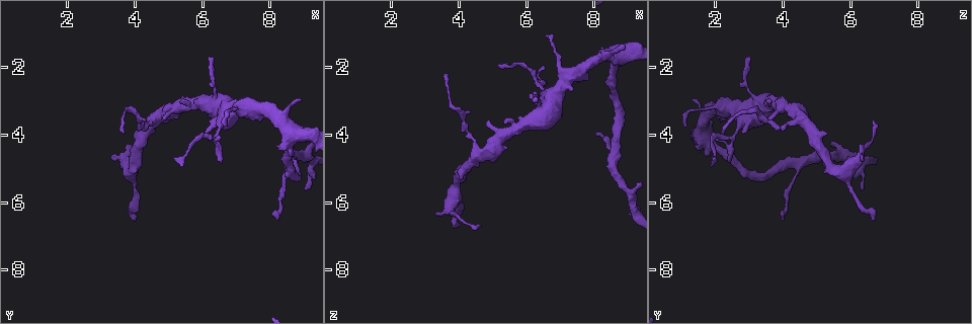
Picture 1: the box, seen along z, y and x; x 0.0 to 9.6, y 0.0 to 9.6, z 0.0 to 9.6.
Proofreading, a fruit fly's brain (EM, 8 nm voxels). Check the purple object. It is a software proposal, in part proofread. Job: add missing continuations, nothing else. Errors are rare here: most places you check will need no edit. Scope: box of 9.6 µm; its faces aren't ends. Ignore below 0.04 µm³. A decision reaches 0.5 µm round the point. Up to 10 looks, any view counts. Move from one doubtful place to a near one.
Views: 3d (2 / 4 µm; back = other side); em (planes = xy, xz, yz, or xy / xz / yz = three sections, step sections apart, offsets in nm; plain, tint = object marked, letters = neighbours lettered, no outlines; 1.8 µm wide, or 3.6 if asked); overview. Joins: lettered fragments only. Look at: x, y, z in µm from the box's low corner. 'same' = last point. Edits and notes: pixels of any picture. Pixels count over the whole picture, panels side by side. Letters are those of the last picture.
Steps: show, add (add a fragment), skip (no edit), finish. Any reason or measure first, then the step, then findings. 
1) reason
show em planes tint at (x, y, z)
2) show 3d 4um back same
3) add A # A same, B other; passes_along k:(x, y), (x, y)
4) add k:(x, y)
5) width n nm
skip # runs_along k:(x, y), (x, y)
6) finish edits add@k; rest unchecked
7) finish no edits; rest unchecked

an open end
show 3d 2um back at (8.95, 2.90, 1.35)

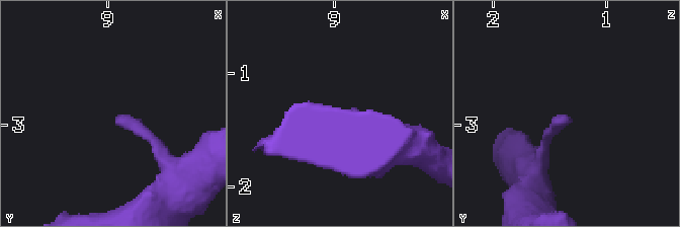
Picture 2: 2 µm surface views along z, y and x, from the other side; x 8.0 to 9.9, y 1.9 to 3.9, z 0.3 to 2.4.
show em planes letters at (8.88, 2.96, 1.30)

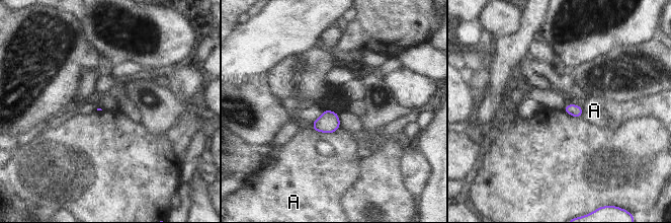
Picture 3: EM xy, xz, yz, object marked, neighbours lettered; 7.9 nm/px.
skip # A other; border 3:(311, 126), (327, 133), (339, 129); none of them fits

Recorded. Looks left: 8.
show em planes letters at (5.45, 4.90, 1.80)

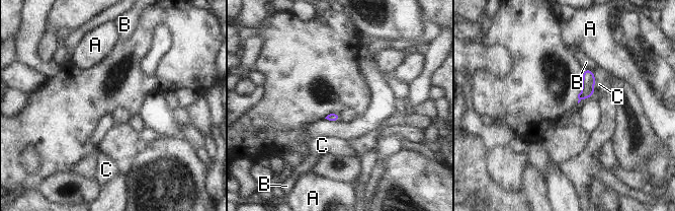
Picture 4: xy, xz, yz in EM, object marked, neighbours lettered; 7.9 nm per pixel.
longest_contact C 140 nm
skip # A other, B other, C other; border 4:(593, 71), (595, 88); none of them fits

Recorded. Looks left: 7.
an open end
show em planes letters at (4.00, 6.50, 6.65)

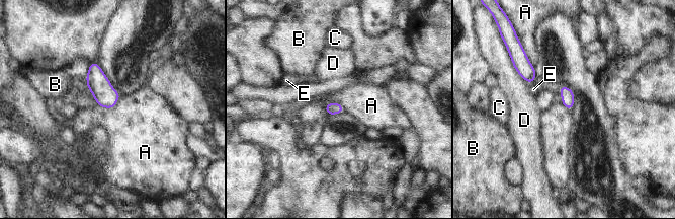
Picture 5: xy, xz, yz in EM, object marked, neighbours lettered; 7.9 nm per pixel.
longest_contact D 240 nm
skip # A other, B other, C other, D other, E other; border 5:(120, 96), (110, 108), (97, 105); no lettered fragment goes on from it

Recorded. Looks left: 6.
stops while still wide
show 3d 4um at (4.85, 3.50, 3.60)

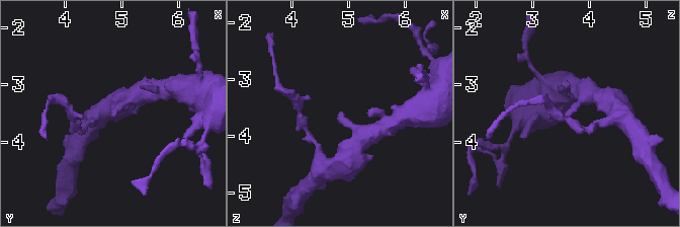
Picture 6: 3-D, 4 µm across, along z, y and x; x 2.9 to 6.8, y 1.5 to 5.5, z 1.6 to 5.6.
need the tissue
show em 3.6um planes tint at (4.90, 3.50, 3.60)

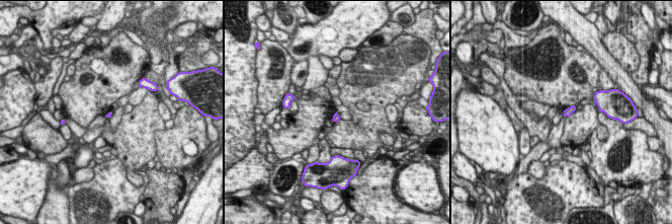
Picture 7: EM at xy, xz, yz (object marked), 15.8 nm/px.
show em 3.6um planes letters same

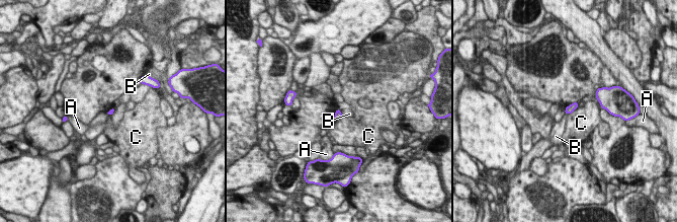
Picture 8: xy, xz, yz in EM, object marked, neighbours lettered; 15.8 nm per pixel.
skip # A other, B other, C other; border 8:(115, 108), (109, 116); no lettered fragment goes on from it

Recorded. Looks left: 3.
finish no edits; rest unchecked

